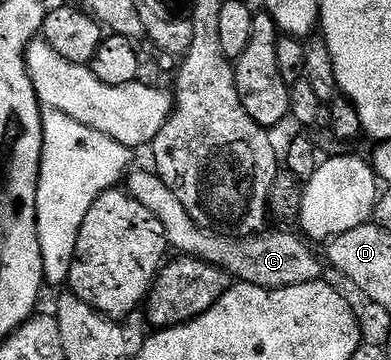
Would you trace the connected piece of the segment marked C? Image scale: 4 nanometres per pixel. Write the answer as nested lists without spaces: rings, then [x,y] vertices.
[[[147,168],[147,170],[131,169],[124,179],[124,189],[127,194],[131,194],[140,204],[144,204],[144,208],[148,208],[148,212],[152,212],[152,216],[156,220],[160,220],[160,224],[166,233],[167,243],[173,249],[175,246],[179,255],[207,262],[208,265],[215,266],[216,269],[223,270],[225,274],[229,274],[231,279],[238,282],[247,282],[265,290],[279,290],[280,288],[292,288],[296,284],[316,282],[323,277],[323,263],[320,258],[320,263],[318,263],[317,256],[310,251],[312,249],[311,243],[297,233],[295,233],[296,235],[289,234],[286,231],[289,229],[278,228],[282,230],[273,230],[273,228],[270,228],[265,232],[251,233],[249,236],[231,236],[229,233],[219,232],[217,229],[205,230],[200,228],[200,224],[196,224],[196,220],[192,220],[192,216],[188,216],[188,212],[184,209],[184,204],[180,204],[180,200],[176,200],[176,192],[172,192],[172,188],[168,188],[168,184],[164,184],[164,180],[159,178],[157,173],[150,168]]]

